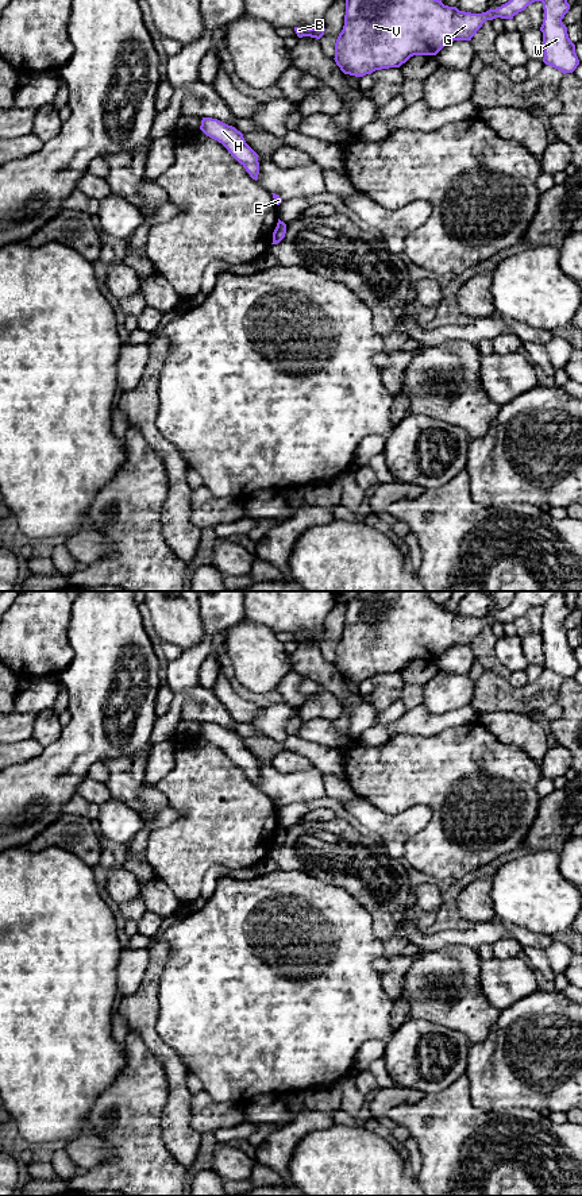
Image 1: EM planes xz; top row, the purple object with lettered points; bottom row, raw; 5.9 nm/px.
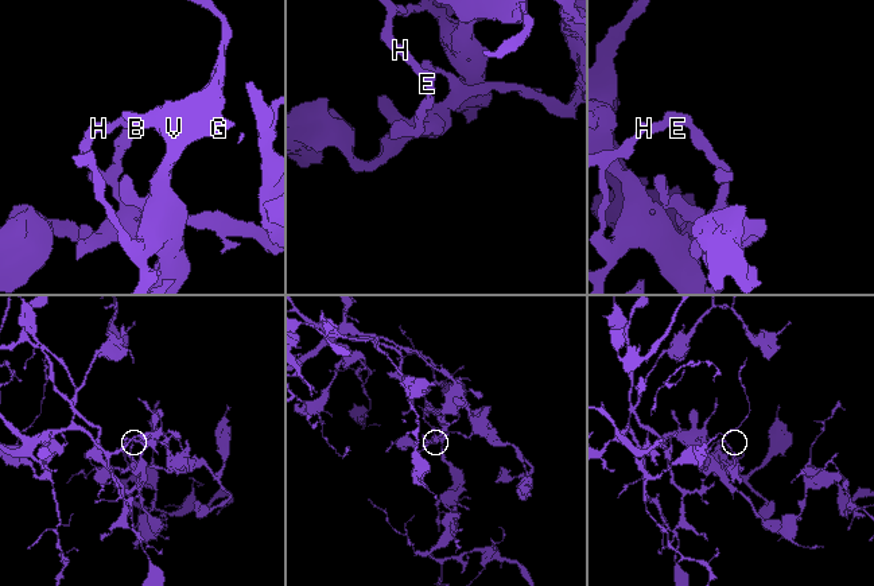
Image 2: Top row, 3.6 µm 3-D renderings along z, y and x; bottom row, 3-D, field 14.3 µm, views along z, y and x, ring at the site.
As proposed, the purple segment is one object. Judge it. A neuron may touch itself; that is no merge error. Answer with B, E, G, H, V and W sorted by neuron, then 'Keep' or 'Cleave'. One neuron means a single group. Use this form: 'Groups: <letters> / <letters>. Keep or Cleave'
Groups: B E G H V / W. Cleave

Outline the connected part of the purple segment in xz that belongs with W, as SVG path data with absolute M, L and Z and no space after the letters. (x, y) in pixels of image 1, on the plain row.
M555 591L541 607L544 614L544 624L540 632L544 651L543 667L563 679L573 678L579 670L579 664L575 657L575 649L568 643L567 632L562 628L570 614L564 594Z

